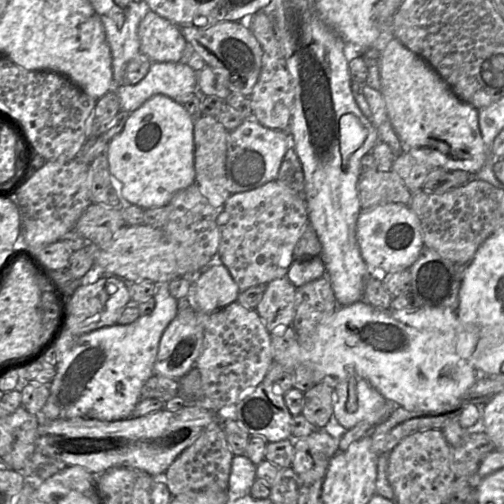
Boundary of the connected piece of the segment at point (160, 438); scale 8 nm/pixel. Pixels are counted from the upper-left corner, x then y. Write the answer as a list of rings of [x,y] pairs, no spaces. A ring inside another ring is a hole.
[[[187,404],[177,411],[169,411],[164,408],[144,416],[129,417],[116,421],[102,421],[88,417],[42,421],[40,417],[36,449],[58,464],[65,466],[79,465],[95,476],[101,475],[112,468],[125,467],[146,472],[155,481],[160,481],[164,479],[165,471],[181,452],[190,446],[207,426],[219,420],[220,418],[216,411],[194,404]]]

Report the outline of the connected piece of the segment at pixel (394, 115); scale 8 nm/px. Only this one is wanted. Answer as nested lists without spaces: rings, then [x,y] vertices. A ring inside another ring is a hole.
[[[392,35],[381,52],[380,78],[390,123],[406,150],[427,166],[478,173],[486,162],[478,109],[459,99],[428,62]]]

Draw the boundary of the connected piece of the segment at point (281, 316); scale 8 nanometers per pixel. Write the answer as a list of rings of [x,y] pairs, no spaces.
[[[287,277],[266,284],[255,310],[269,332],[291,326],[296,311],[296,288]]]

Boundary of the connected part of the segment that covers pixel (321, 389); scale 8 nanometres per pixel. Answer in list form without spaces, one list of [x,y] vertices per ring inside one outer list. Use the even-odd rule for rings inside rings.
[[[321,381],[303,394],[303,416],[312,423],[317,430],[323,430],[333,414],[334,389]]]

